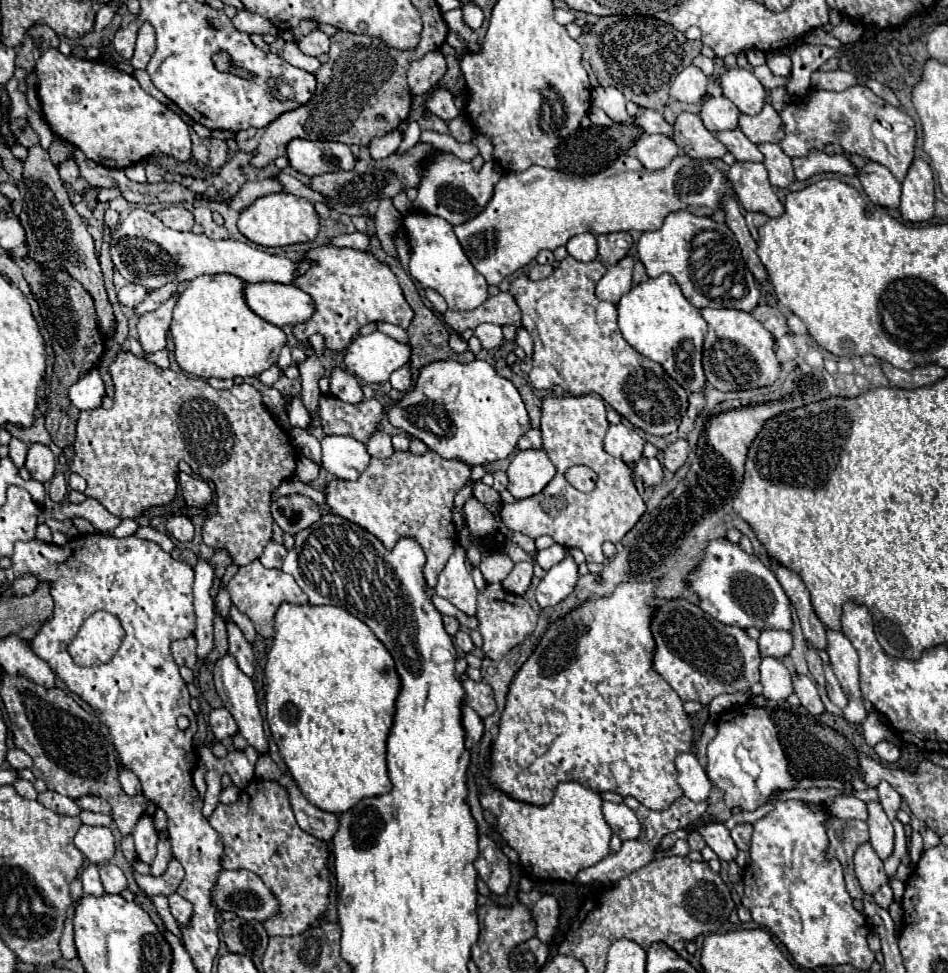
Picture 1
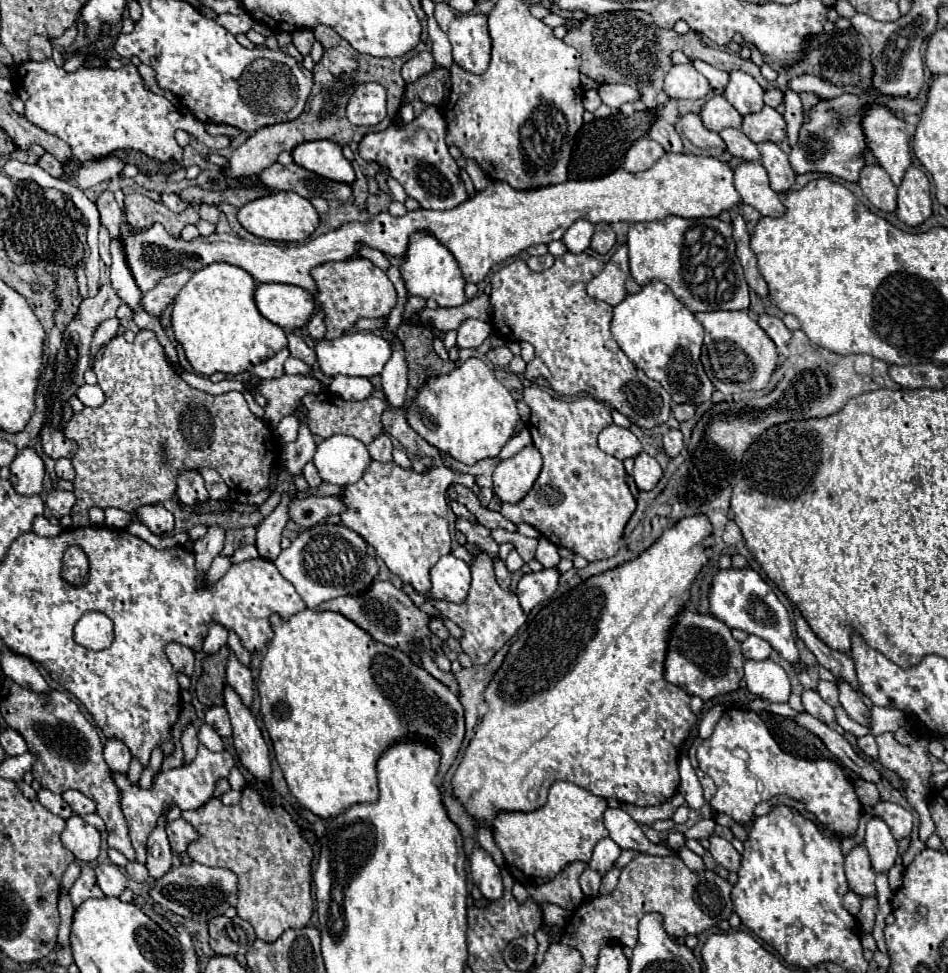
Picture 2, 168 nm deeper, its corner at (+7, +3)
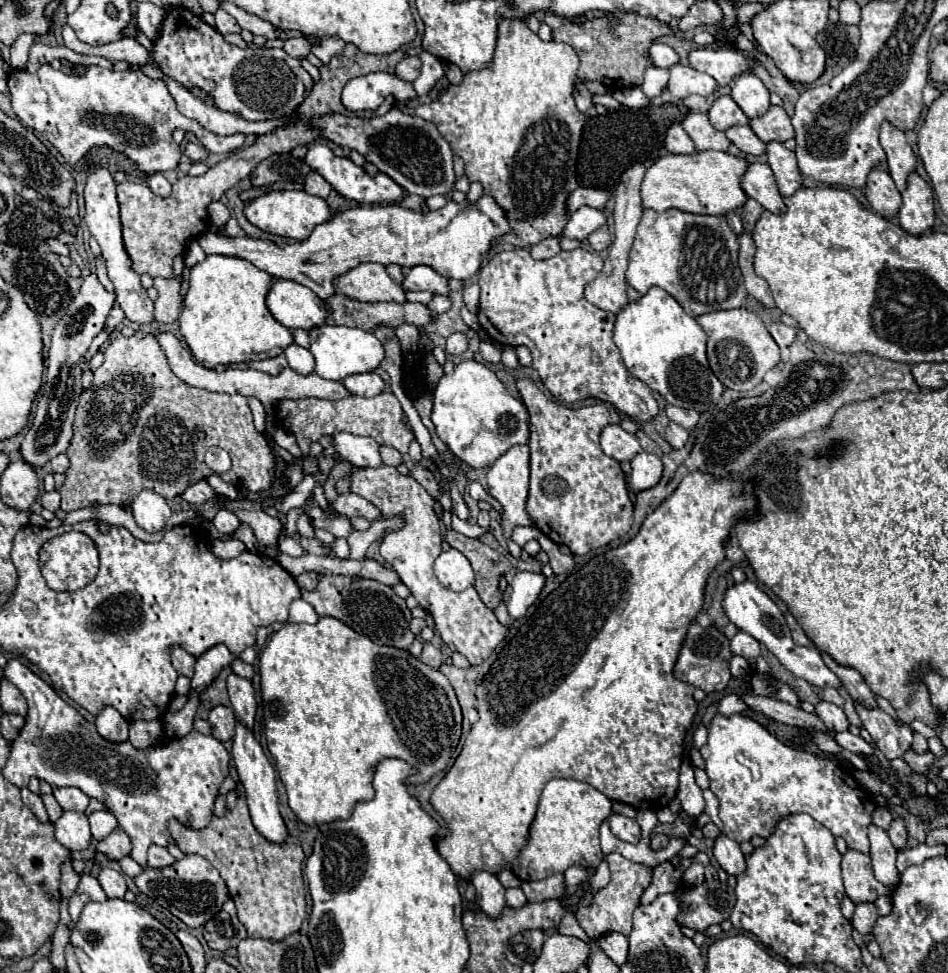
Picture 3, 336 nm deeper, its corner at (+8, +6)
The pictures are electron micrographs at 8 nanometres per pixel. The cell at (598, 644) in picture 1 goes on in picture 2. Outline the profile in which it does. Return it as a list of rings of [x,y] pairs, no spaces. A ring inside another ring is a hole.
[[[697,513],[697,515],[689,515],[679,519],[673,527],[665,529],[661,533],[661,537],[643,553],[639,553],[637,559],[633,561],[625,561],[605,573],[593,575],[589,579],[585,579],[581,585],[577,585],[575,589],[563,593],[561,597],[549,601],[537,615],[535,619],[525,627],[523,633],[517,635],[515,643],[511,643],[509,653],[505,655],[503,665],[499,667],[499,671],[493,675],[491,683],[485,689],[485,701],[489,711],[485,713],[485,717],[481,719],[475,737],[471,739],[461,765],[457,767],[455,775],[453,775],[453,793],[455,797],[461,801],[461,805],[465,807],[465,811],[475,819],[477,825],[485,825],[485,827],[493,827],[493,819],[499,815],[499,811],[535,811],[539,807],[545,805],[547,801],[547,791],[555,781],[571,781],[587,791],[591,791],[597,797],[603,799],[617,799],[621,803],[631,803],[631,805],[661,805],[665,801],[669,801],[679,787],[679,771],[677,771],[677,761],[679,761],[679,749],[681,743],[687,739],[689,729],[695,725],[697,717],[695,713],[689,709],[689,701],[691,697],[677,685],[671,685],[669,681],[665,681],[665,655],[667,655],[667,643],[669,643],[669,633],[675,625],[677,615],[685,609],[687,601],[689,601],[689,589],[691,583],[695,579],[695,575],[707,565],[709,557],[705,553],[705,545],[703,541],[711,535],[713,527],[707,519],[707,515]]]

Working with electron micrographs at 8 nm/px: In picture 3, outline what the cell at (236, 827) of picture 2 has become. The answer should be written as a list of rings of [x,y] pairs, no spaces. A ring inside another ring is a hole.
[[[240,798],[232,810],[226,810],[224,816],[220,816],[220,818],[212,816],[210,824],[202,830],[194,830],[194,828],[178,822],[176,818],[168,822],[168,830],[170,830],[176,846],[184,854],[200,854],[220,872],[220,876],[224,878],[224,882],[230,890],[230,898],[236,904],[238,918],[246,926],[250,938],[282,940],[288,934],[300,930],[300,926],[306,918],[306,888],[304,888],[304,880],[302,880],[302,862],[306,860],[306,856],[304,856],[304,850],[302,850],[302,844],[298,842],[298,838],[288,836],[282,844],[262,838],[262,834],[258,834],[258,830],[252,824],[248,804],[244,798]]]

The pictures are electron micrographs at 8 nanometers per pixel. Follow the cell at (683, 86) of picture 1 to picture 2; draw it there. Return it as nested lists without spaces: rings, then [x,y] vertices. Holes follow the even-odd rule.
[[[673,65],[665,77],[665,93],[671,99],[703,99],[713,91],[709,81],[691,65]]]

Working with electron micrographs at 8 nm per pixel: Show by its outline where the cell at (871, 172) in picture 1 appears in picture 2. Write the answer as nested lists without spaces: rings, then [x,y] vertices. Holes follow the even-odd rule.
[[[867,165],[861,171],[859,187],[865,193],[865,197],[873,203],[873,207],[881,211],[897,209],[897,187],[893,185],[891,177],[881,165]]]

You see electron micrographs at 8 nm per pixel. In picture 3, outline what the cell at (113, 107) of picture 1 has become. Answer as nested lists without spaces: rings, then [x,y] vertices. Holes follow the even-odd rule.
[[[42,64],[34,74],[14,70],[8,78],[8,86],[12,92],[12,108],[22,124],[46,134],[70,166],[74,166],[90,148],[108,146],[124,152],[146,174],[174,170],[180,158],[178,144],[172,138],[176,128],[186,132],[192,130],[204,148],[216,154],[234,152],[244,144],[244,134],[218,136],[180,114],[162,80],[152,80],[134,68],[116,72],[88,66],[86,74],[74,76],[54,70],[50,64]]]

